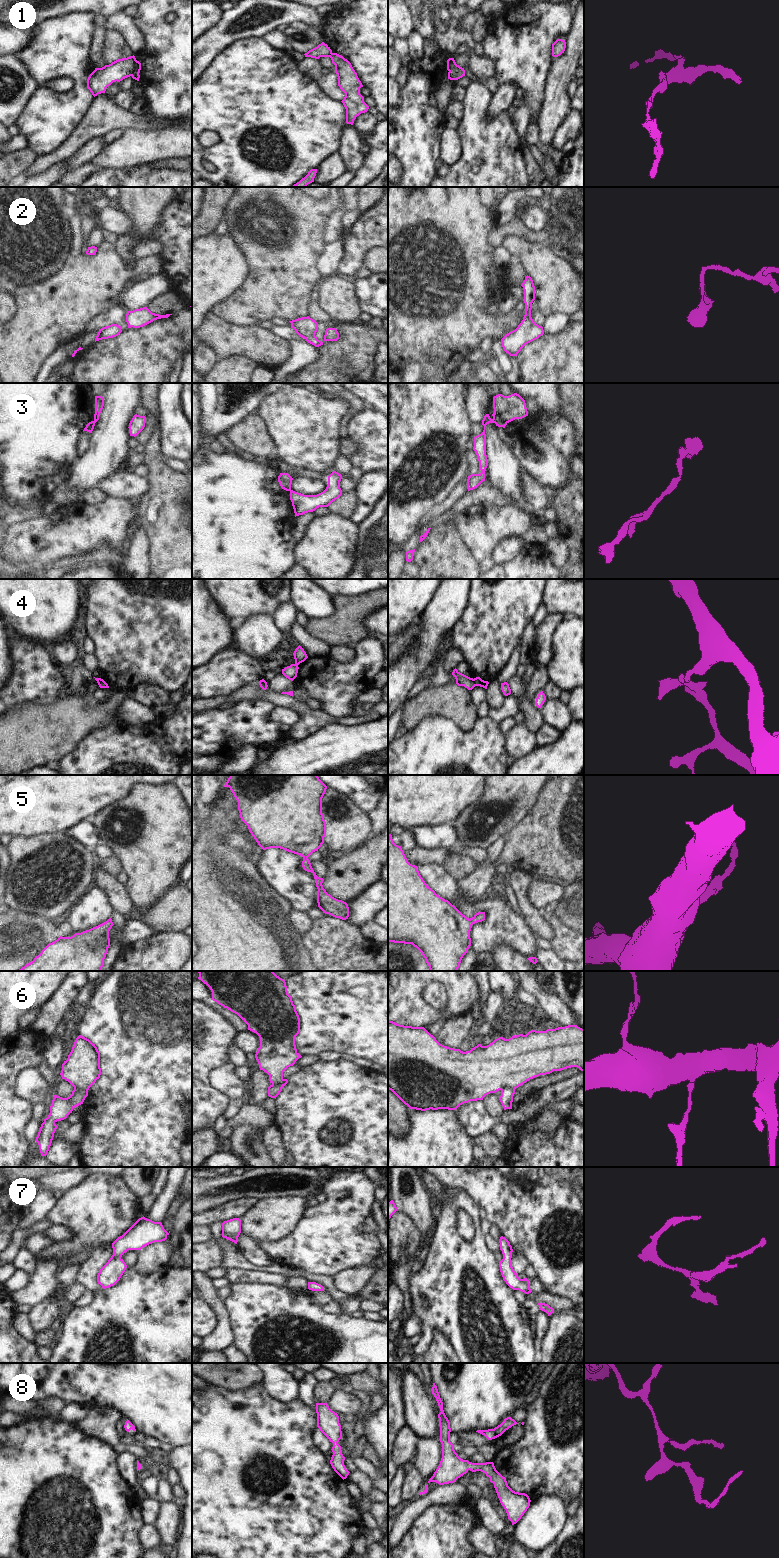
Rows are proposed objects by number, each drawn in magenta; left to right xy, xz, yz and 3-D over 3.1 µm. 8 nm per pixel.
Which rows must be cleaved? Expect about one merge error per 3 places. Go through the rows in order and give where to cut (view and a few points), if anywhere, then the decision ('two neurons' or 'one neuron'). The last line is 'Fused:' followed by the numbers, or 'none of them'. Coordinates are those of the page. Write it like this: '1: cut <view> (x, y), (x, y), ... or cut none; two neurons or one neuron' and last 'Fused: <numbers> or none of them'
1: cut xy (136, 60), (131, 75); two neurons
2: cut none; one neuron
3: cut yz (492, 419), (494, 422); two neurons
4: cut yz (473, 679), (476, 685); two neurons
5: cut none; one neuron
6: cut yz (515, 1088), (505, 1085), (500, 1089); two neurons
7: cut none; one neuron
8: cut none; one neuron
Fused: 1, 3, 4, 6

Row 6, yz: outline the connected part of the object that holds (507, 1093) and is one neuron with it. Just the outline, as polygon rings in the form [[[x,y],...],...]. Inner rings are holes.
[[[506,1085],[503,1089],[501,1089],[501,1096],[499,1097],[499,1100],[504,1110],[512,1109],[514,1094],[515,1094],[515,1088],[511,1087],[510,1085]]]

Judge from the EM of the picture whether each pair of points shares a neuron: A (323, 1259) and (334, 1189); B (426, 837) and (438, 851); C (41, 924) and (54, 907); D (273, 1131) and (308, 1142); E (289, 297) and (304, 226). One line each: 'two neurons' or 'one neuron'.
A: one neuron
B: two neurons
C: two neurons
D: two neurons
E: one neuron

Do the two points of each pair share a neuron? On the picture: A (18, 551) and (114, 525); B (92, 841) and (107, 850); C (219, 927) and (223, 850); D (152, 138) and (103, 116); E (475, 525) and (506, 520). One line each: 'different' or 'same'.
A: same
B: different
C: same
D: different
E: same

